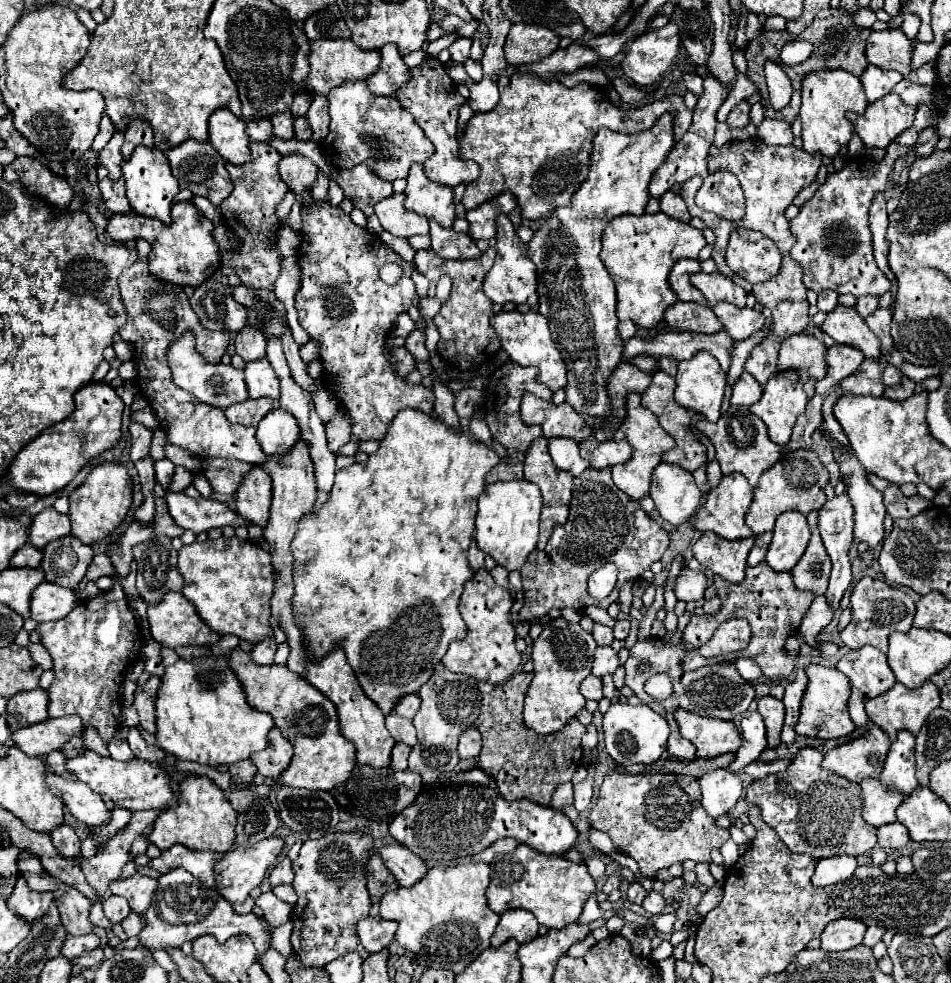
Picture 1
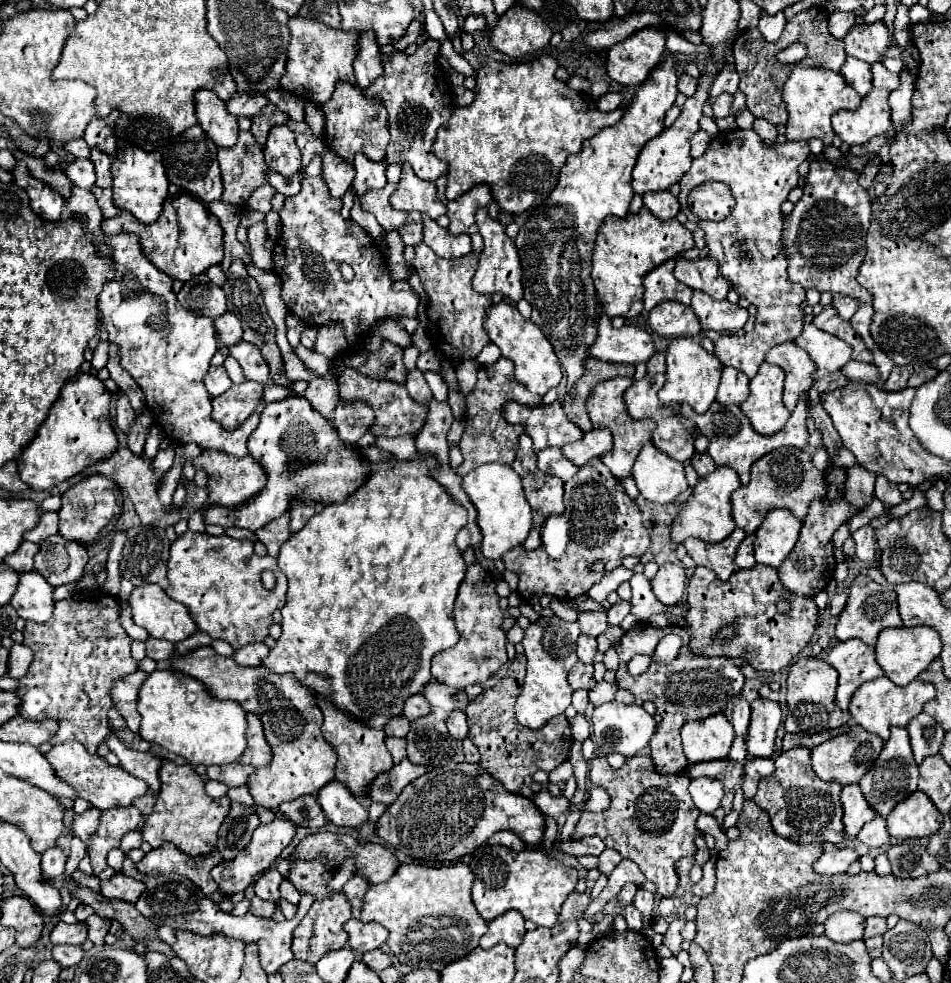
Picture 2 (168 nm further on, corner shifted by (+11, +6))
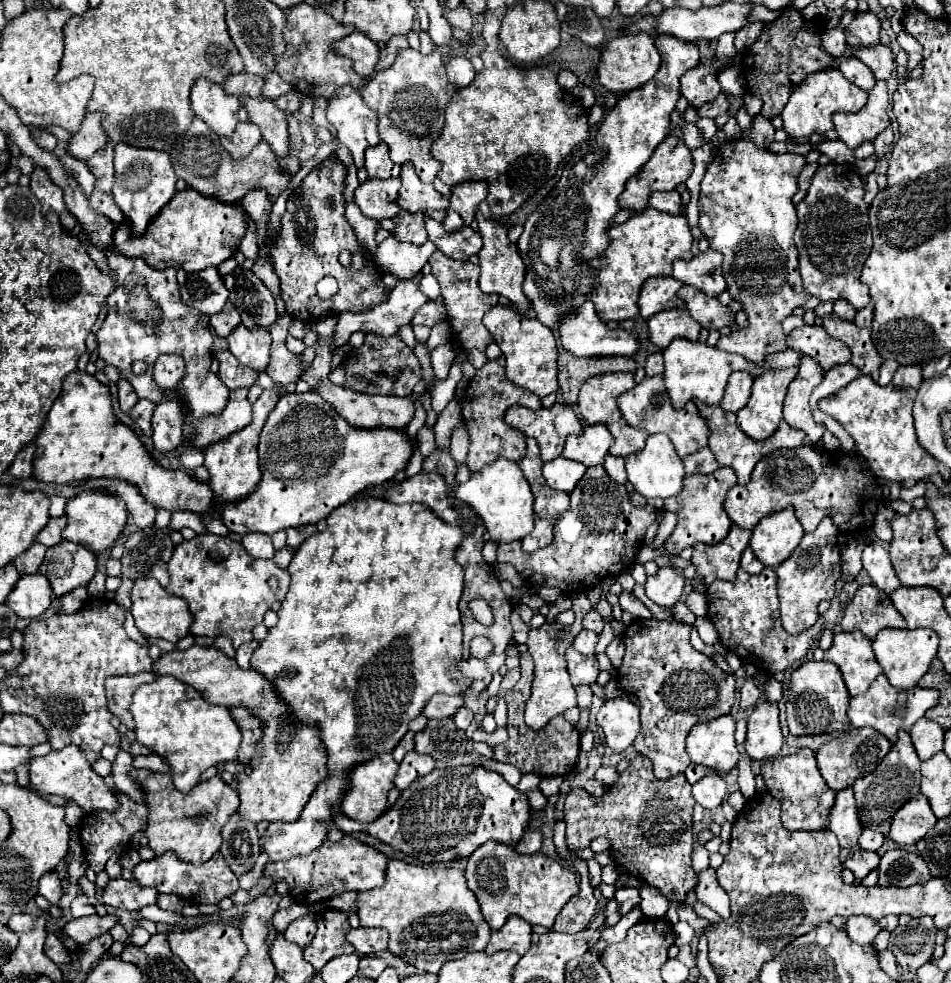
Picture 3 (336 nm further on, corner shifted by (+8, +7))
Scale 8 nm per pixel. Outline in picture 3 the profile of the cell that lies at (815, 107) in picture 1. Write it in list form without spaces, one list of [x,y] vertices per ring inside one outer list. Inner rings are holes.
[[[828,68],[822,72],[810,74],[802,84],[794,88],[788,98],[788,104],[782,110],[784,130],[790,138],[810,138],[812,134],[824,134],[832,130],[832,114],[834,112],[858,112],[866,104],[868,92],[858,90],[852,82],[848,82],[838,68]]]

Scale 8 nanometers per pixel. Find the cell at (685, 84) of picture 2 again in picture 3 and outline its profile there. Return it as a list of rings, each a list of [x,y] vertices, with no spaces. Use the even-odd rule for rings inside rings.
[[[708,62],[708,64],[700,64],[692,70],[688,70],[680,80],[682,96],[696,108],[714,100],[714,96],[718,96],[722,92],[720,84],[716,82],[716,72],[720,68],[722,68],[722,64]]]

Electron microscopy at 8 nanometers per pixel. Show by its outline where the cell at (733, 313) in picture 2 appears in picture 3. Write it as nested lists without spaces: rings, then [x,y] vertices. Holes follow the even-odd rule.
[[[682,286],[678,296],[682,296],[682,300],[686,300],[686,308],[690,310],[692,318],[702,328],[720,330],[724,326],[734,324],[736,314],[728,306],[724,306],[718,298],[712,298],[694,286]]]

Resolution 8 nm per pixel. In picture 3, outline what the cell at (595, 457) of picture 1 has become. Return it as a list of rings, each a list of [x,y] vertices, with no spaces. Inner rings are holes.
[[[594,424],[586,426],[582,434],[570,436],[566,440],[562,456],[566,456],[568,460],[582,462],[584,466],[596,466],[604,464],[610,446],[612,446],[612,434],[606,430],[604,424]]]

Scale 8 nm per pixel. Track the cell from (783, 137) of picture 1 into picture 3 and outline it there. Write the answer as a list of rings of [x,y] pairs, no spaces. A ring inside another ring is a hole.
[[[758,114],[754,118],[754,126],[752,126],[752,132],[750,132],[748,138],[754,140],[756,146],[764,148],[766,144],[770,144],[774,140],[774,126],[772,126],[772,122],[768,118],[764,118],[764,116]]]

